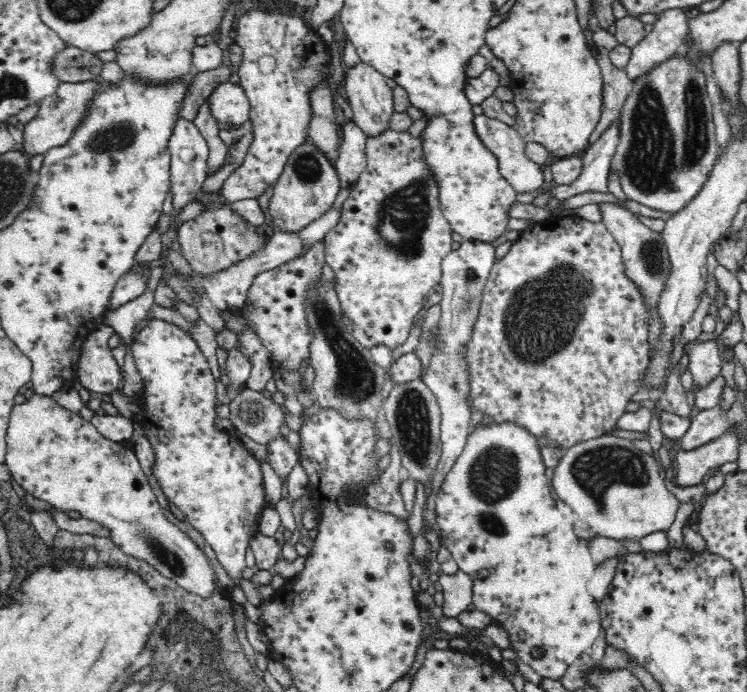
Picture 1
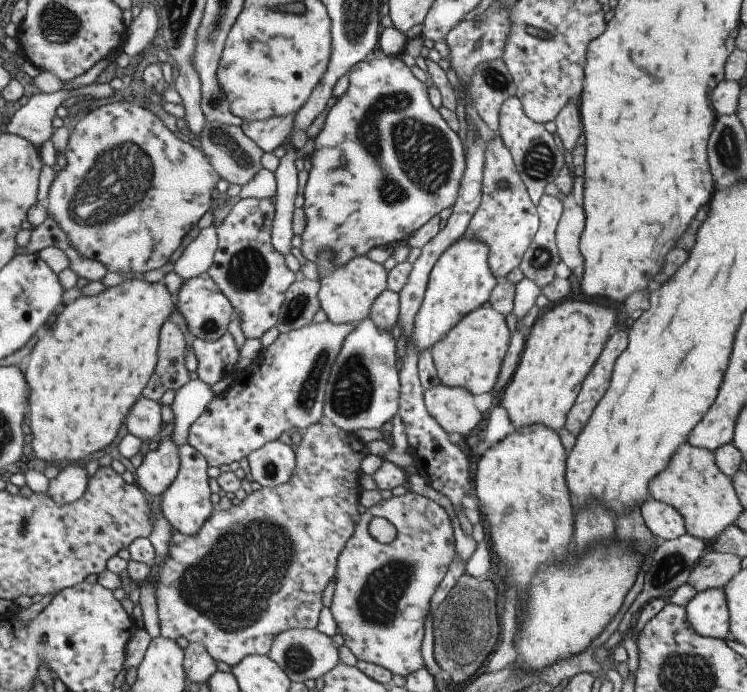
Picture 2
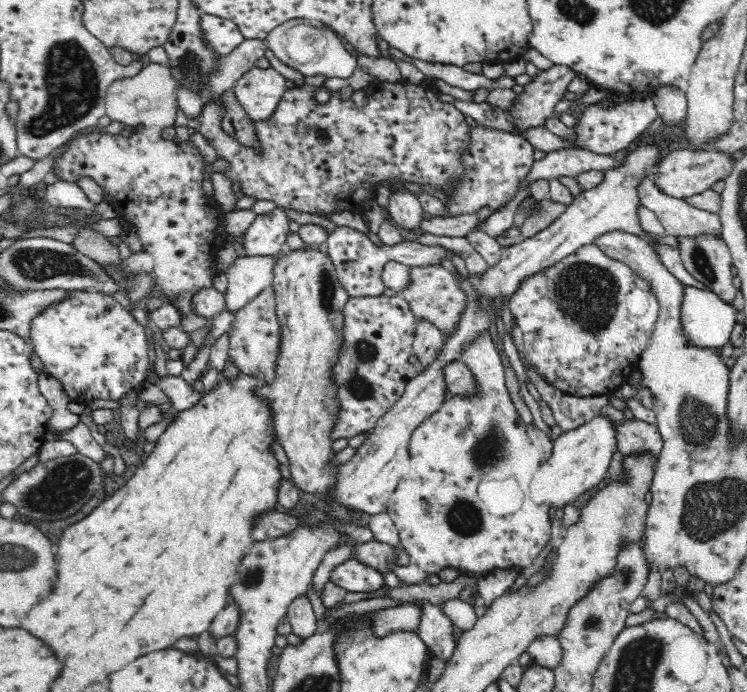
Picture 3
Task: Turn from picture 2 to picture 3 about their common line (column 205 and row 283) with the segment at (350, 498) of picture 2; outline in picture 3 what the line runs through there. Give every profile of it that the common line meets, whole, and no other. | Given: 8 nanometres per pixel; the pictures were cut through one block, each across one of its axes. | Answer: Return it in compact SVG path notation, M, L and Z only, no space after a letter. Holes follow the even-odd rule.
M586 244L580 246L574 254L570 254L561 262L558 262L551 268L546 268L542 273L536 274L534 277L524 279L520 284L520 288L512 294L509 300L510 314L512 314L513 328L512 340L516 346L522 363L526 368L528 366L534 367L536 373L546 380L548 384L560 389L564 393L568 393L577 397L598 397L600 395L619 394L623 390L624 383L639 366L639 358L643 350L646 350L653 326L657 321L659 304L657 298L654 296L650 285L644 282L642 278L638 277L634 271L626 264L613 260L598 247L598 245Z

